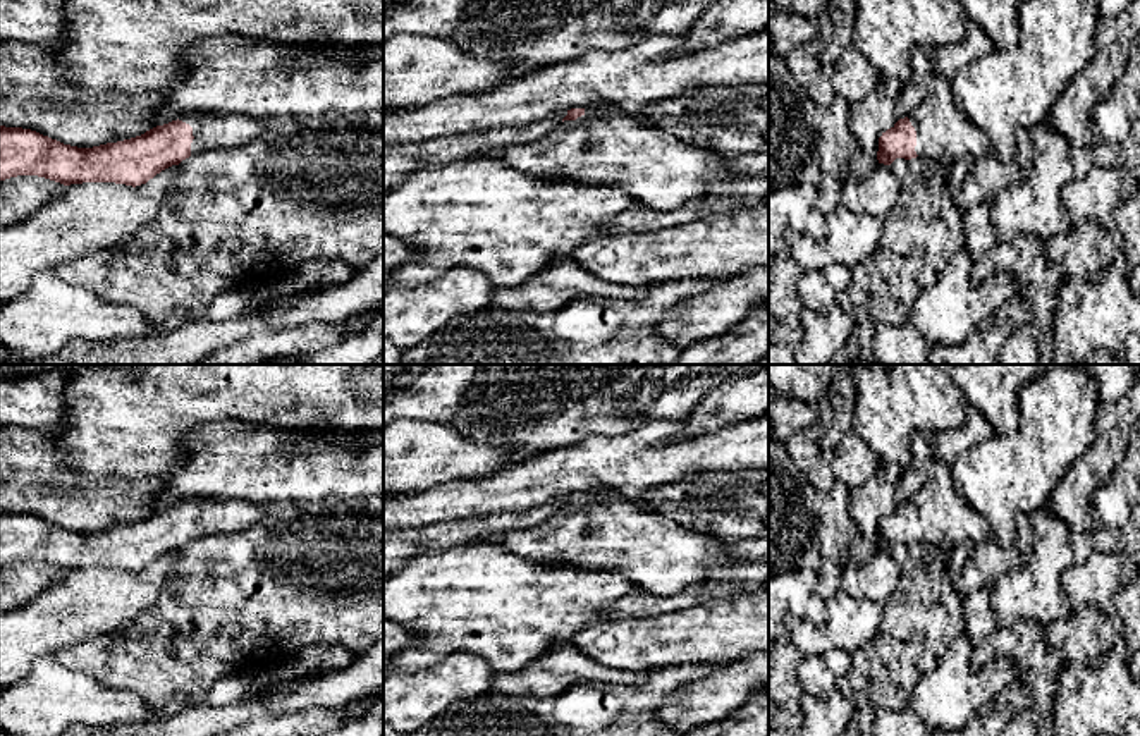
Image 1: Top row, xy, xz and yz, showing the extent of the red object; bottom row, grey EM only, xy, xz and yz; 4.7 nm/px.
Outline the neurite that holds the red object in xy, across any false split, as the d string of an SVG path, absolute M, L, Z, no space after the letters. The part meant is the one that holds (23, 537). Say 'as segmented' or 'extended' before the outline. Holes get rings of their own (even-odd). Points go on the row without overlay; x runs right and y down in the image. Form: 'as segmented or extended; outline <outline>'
extended; outline M191 497L141 521L93 533L0 511L0 566L38 561L64 571L115 567L136 573L191 540L241 531L258 519L258 504L213 497Z

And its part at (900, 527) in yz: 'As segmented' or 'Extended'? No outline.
Extended

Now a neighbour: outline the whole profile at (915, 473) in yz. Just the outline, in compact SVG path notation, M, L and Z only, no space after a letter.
M913 433L910 440L911 459L904 469L899 471L896 485L896 497L899 504L910 502L920 490L922 483L929 478L929 469L934 464L934 440L932 435Z

